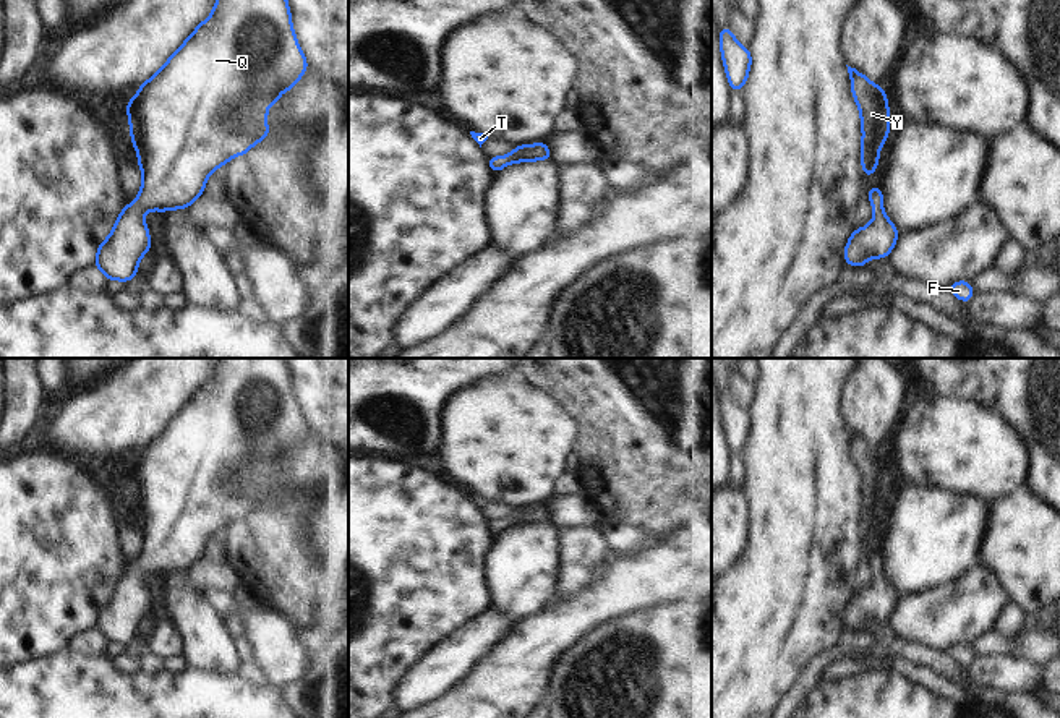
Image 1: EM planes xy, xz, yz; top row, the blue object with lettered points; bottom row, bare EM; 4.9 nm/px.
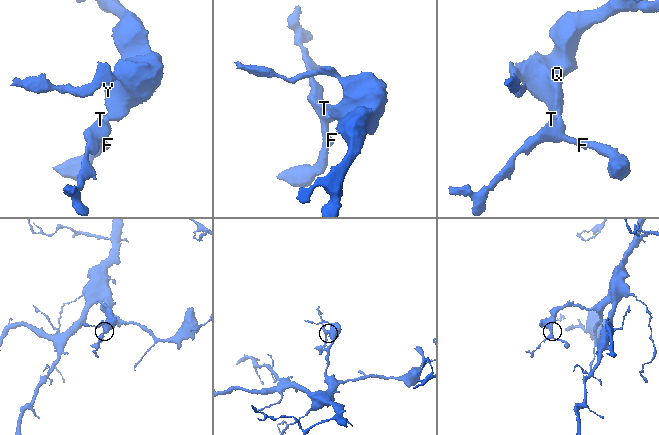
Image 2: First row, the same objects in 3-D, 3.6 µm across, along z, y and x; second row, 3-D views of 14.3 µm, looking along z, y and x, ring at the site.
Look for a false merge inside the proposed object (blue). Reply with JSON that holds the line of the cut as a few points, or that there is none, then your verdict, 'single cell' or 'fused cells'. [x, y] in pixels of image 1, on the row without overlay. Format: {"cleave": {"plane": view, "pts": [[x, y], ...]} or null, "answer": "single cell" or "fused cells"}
{"cleave": null, "answer": "single cell"}

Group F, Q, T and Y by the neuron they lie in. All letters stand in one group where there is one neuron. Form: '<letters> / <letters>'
F Q T Y

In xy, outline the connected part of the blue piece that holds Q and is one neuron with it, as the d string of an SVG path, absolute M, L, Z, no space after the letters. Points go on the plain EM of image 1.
M219 358L212 376L201 384L188 402L170 418L164 430L146 442L126 465L131 507L138 514L143 548L136 564L118 577L112 596L97 609L94 627L107 643L130 645L138 639L139 622L152 611L144 574L186 572L204 558L207 540L235 519L245 519L258 504L271 499L267 468L280 465L282 454L292 454L308 434L292 391L285 358Z

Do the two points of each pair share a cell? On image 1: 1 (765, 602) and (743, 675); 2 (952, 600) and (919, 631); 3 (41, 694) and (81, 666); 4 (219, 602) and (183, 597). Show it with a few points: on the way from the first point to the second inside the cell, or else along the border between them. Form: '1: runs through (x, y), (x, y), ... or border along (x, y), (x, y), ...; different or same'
1: runs through (765, 619), (760, 637), (746, 657); same
2: runs through (944, 608), (927, 623); same
3: runs through (51, 694), (72, 676); same
4: border along (201, 595), (222, 616); different

